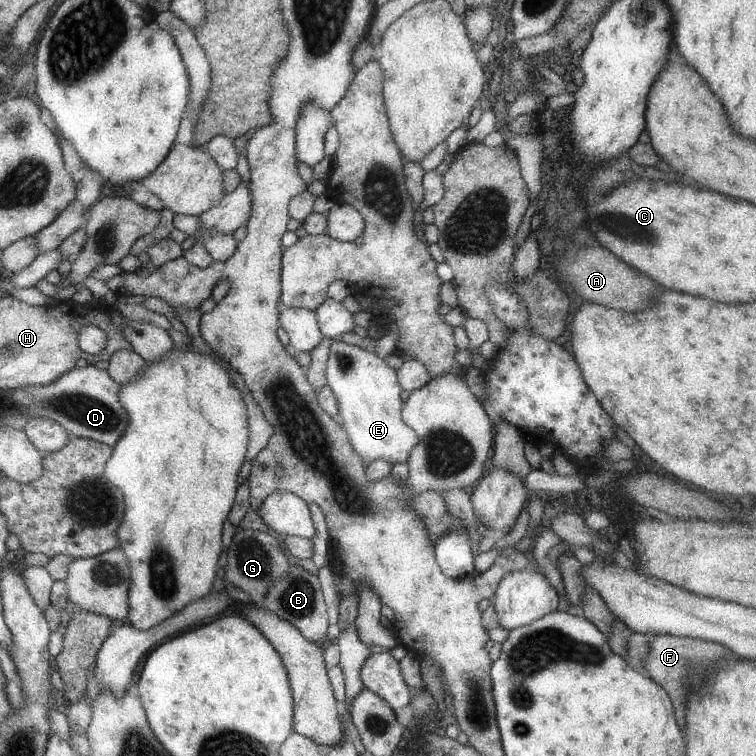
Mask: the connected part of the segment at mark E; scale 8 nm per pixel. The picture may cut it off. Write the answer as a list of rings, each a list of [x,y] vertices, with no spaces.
[[[337,337],[331,339],[325,362],[325,380],[337,402],[341,428],[345,430],[353,452],[365,465],[377,458],[389,464],[406,462],[417,435],[401,420],[401,390],[396,371],[382,358],[365,349],[347,344]]]

